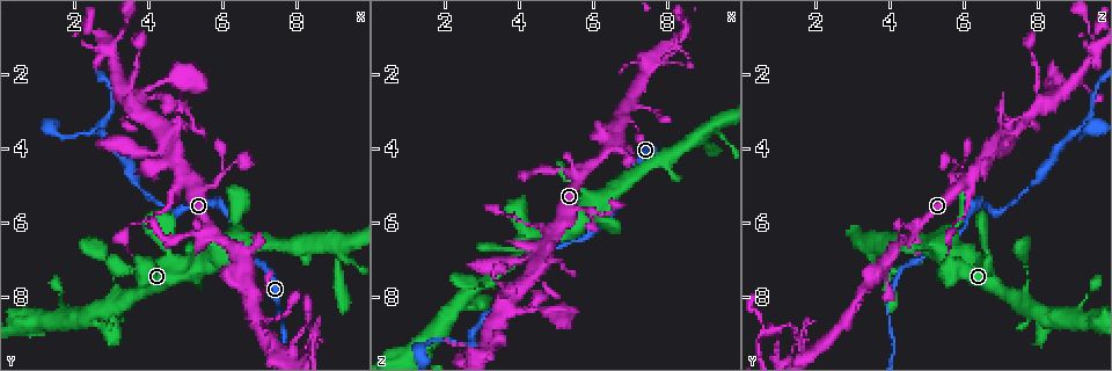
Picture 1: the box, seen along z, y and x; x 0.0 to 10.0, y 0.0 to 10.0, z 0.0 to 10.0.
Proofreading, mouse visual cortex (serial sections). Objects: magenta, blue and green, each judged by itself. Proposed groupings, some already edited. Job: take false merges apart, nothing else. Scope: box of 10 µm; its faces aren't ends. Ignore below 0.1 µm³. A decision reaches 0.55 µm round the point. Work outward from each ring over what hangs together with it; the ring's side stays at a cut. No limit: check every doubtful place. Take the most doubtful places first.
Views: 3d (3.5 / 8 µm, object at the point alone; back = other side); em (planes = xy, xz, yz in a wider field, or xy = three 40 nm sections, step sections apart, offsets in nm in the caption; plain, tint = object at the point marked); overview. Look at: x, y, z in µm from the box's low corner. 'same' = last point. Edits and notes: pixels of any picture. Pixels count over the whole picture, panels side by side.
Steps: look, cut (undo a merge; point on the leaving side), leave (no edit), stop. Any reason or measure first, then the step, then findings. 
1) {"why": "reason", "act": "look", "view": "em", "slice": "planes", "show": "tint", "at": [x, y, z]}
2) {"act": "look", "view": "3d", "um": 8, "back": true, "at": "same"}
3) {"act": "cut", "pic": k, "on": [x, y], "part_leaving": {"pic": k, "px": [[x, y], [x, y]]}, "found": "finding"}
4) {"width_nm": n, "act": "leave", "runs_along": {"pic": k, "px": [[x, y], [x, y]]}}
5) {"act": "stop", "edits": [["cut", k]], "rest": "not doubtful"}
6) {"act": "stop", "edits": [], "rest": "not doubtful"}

{"why": "sharp bend", "act": "look", "view": "3d", "um": 3.5, "at": [2.80, 3.50, 9.25]}

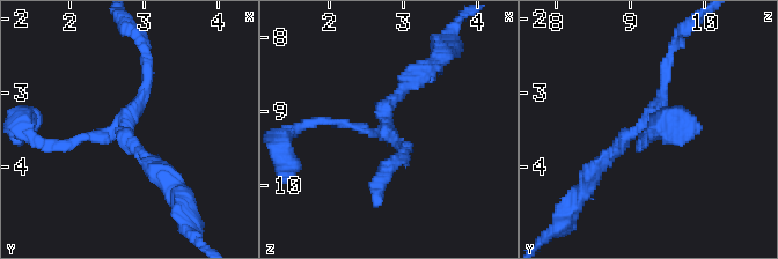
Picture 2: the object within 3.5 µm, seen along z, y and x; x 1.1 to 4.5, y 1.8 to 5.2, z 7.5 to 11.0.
{"arms": 3, "arm_widths_nm": [150, 150, 200], "act": "look", "view": "em", "slice": "xy", "step": 5, "show": "tint", "at": [2.75, 3.40, 9.20]}

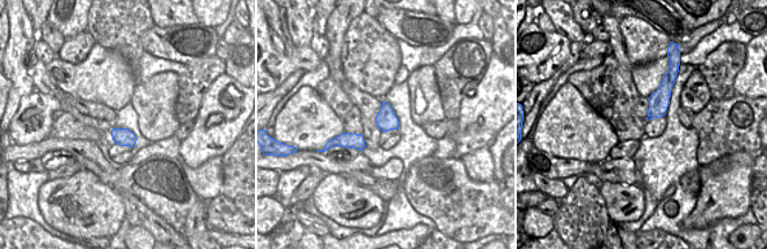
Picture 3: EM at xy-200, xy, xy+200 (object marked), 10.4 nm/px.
{"act": "leave", "runs_along": {"pic": 2, "px": [[415, 76], [379, 133], [318, 120]]}, "found": "one cell here"}

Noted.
{"why": "sudden change in width", "act": "look", "view": "3d", "um": 3.5, "at": [8.10, 8.95, 1.45]}

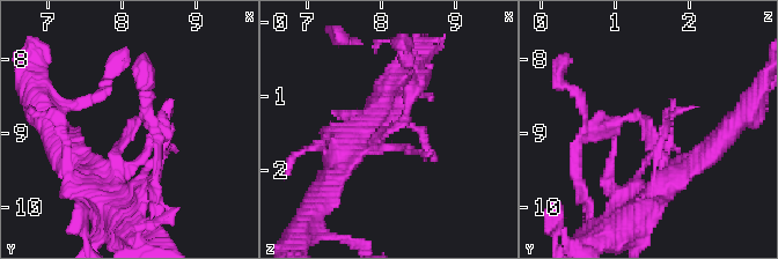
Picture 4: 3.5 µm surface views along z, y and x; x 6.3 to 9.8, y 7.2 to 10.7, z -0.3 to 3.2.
{"arm_widths_nm": [200, 250], "act": "look", "view": "em", "slice": "xy", "step": 2, "show": "tint", "at": [8.15, 8.90, 1.40]}

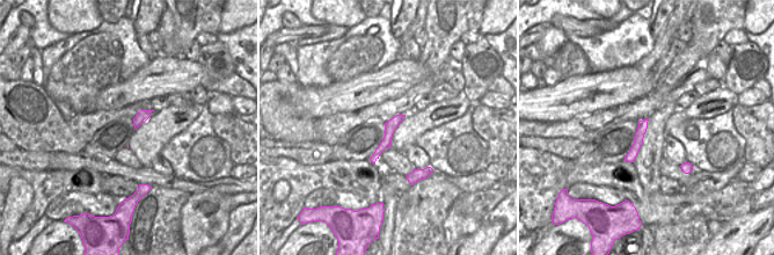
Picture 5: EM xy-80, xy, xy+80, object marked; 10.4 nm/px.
{"width_nm": 120, "act": "leave", "runs_along": {"pic": 5, "px": [[400, 117], [374, 157]]}, "found": "continuous, no second cell"}

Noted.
{"why": "abrupt turn", "act": "look", "view": "3d", "um": 8, "at": [8.55, 8.95, 0.65]}

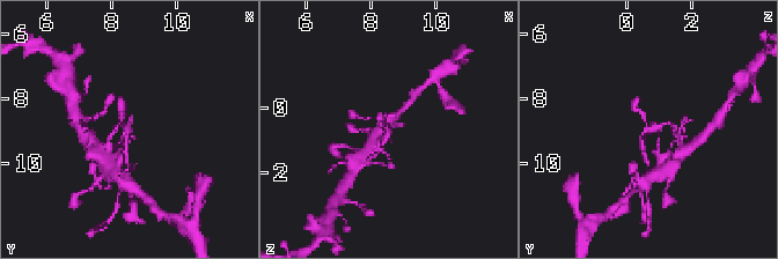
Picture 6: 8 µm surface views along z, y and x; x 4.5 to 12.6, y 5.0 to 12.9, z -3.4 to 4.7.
{"act": "look", "view": "3d", "um": 3.5, "at": "same"}

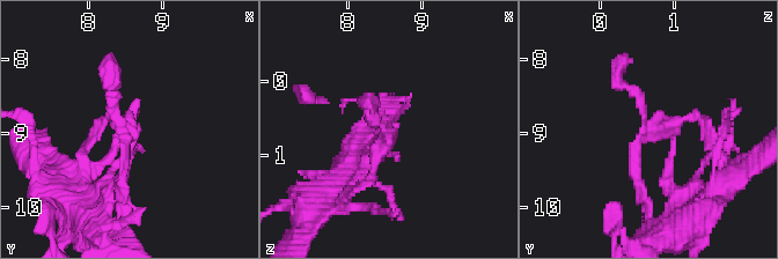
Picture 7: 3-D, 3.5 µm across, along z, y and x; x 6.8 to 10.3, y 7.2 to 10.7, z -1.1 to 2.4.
{"act": "look", "view": "em", "slice": "planes", "show": "tint", "at": [8.50, 8.90, 0.70]}

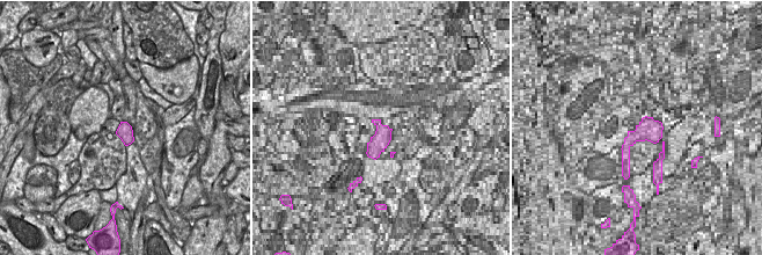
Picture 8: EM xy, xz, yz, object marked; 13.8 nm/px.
{"width_nm": 220, "act": "leave", "runs_along": {"pic": 7, "px": [[707, 137], [699, 118], [652, 126], [619, 65]]}, "found": "all the same cell"}

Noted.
{"act": "stop", "edits": [], "rest": "not doubtful"}

